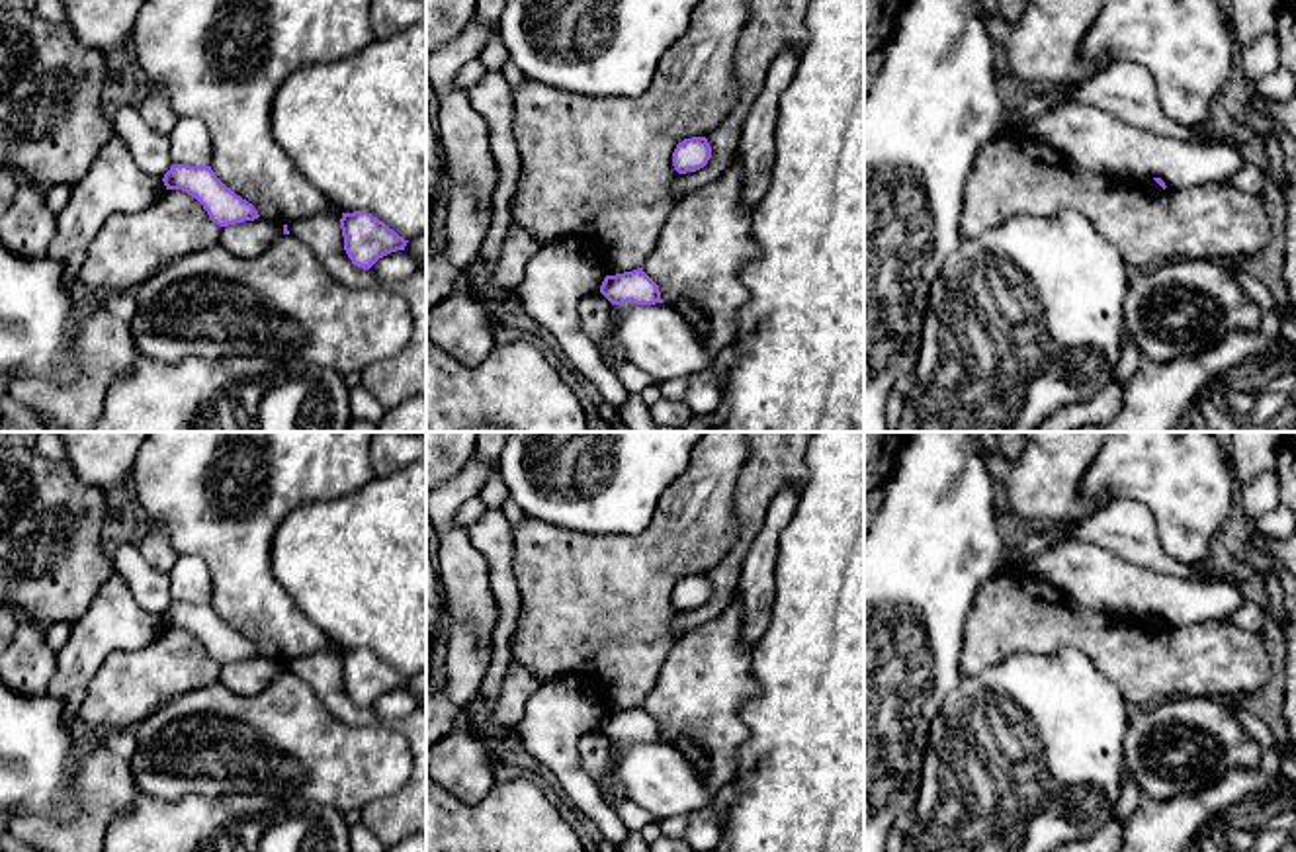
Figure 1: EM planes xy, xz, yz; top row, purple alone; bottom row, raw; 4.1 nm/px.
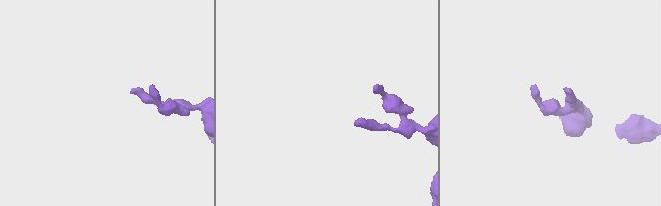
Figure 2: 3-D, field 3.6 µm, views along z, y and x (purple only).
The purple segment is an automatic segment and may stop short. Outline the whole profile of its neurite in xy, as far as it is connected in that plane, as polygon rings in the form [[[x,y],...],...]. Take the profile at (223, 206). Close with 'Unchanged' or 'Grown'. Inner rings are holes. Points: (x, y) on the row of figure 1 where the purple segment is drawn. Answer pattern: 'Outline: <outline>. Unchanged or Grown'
Outline: [[[172,164],[162,182],[166,190],[182,190],[195,197],[219,227],[260,217],[252,203],[237,195],[215,176],[211,166]]]. Unchanged

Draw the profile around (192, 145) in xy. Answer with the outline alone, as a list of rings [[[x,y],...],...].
[[[178,117],[170,131],[172,162],[188,166],[209,166],[213,156],[213,143],[205,123],[199,117]]]

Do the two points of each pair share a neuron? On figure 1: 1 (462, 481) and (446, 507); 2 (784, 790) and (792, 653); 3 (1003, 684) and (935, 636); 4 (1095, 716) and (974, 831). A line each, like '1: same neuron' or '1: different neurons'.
1: same neuron
2: same neuron
3: different neurons
4: same neuron

